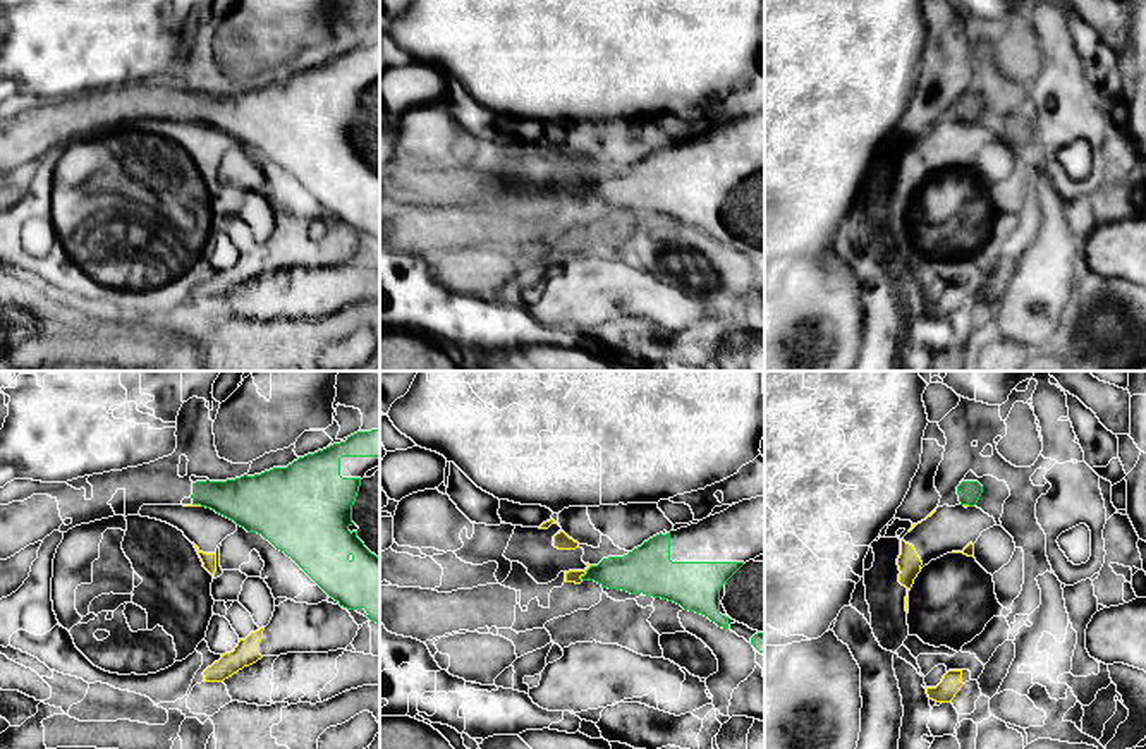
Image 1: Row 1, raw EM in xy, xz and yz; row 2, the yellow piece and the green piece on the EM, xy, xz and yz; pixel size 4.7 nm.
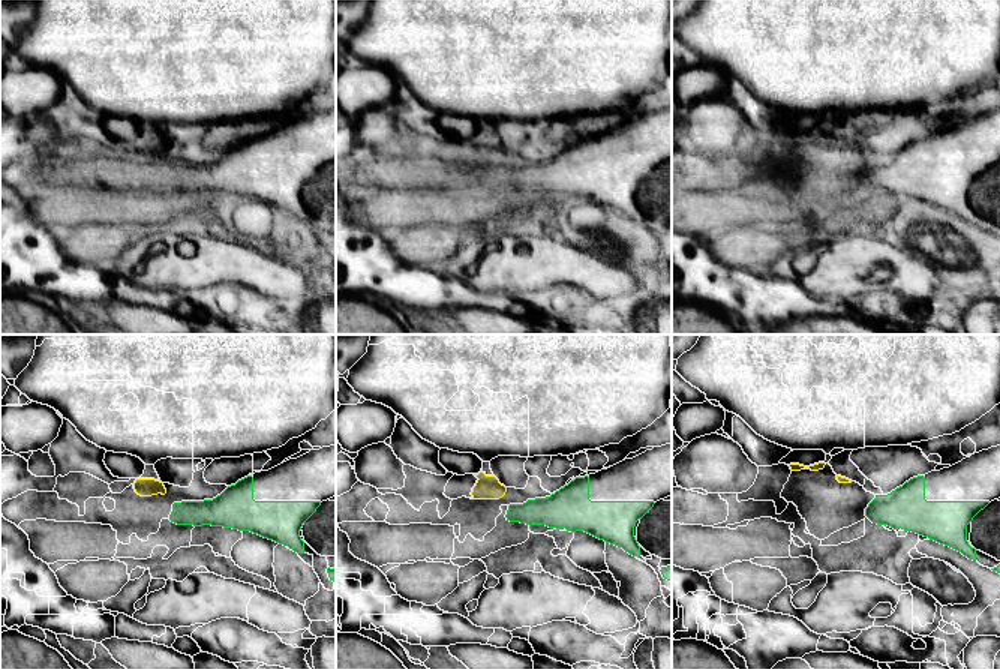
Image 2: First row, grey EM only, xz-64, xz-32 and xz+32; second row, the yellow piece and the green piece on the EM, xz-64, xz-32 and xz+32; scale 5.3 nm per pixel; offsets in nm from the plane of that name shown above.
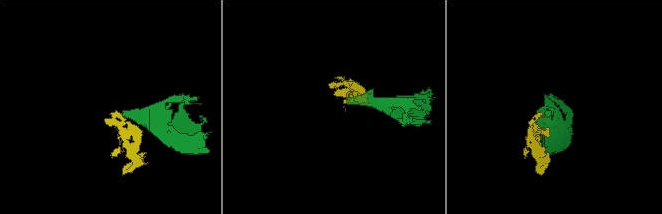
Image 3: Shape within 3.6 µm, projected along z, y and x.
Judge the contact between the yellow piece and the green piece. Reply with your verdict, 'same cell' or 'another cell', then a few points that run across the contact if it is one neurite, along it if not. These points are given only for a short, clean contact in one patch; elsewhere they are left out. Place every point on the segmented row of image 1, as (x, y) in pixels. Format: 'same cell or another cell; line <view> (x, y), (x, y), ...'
another cell; line xz (591, 566), (581, 579)

